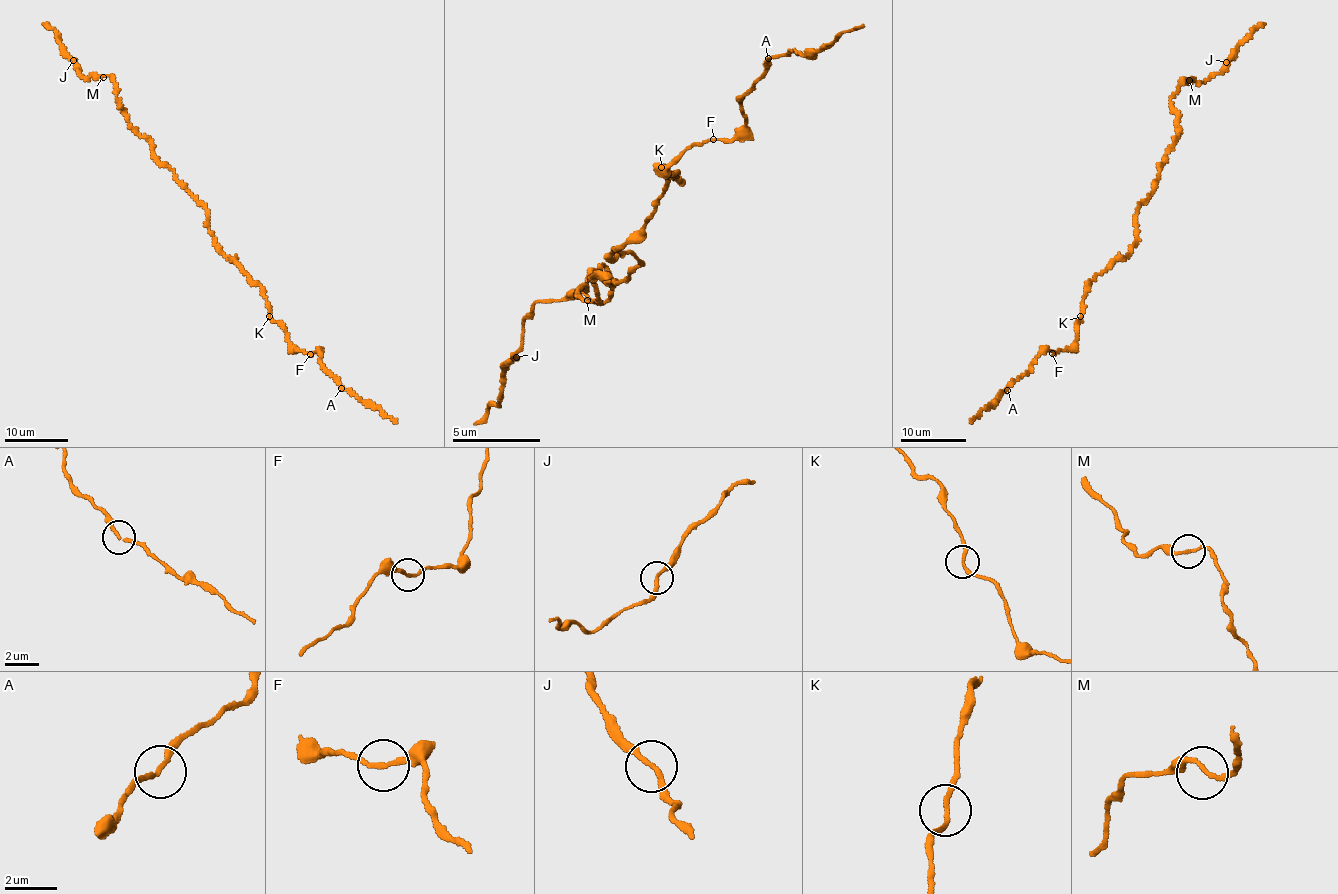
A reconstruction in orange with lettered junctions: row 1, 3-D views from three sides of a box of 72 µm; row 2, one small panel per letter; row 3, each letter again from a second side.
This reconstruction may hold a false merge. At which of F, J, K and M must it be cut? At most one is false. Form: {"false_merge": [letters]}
{"false_merge": []}

